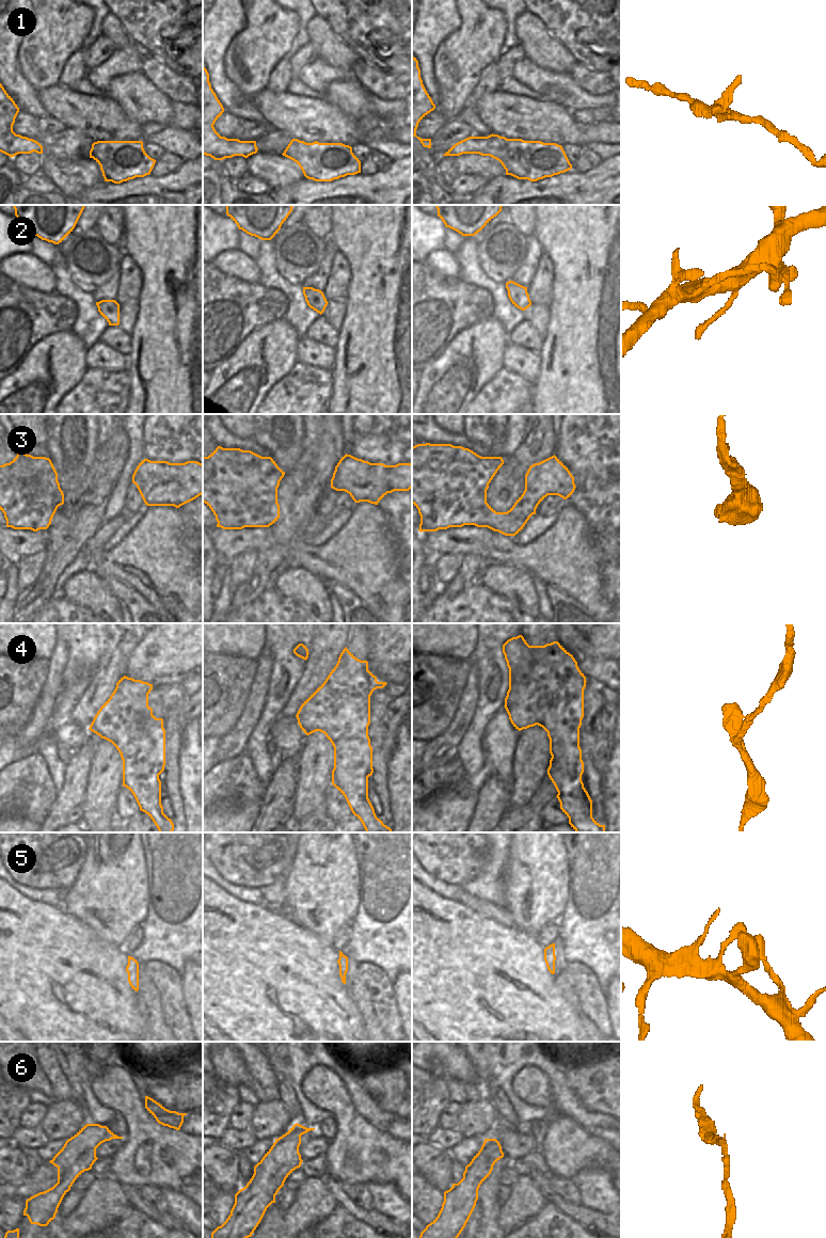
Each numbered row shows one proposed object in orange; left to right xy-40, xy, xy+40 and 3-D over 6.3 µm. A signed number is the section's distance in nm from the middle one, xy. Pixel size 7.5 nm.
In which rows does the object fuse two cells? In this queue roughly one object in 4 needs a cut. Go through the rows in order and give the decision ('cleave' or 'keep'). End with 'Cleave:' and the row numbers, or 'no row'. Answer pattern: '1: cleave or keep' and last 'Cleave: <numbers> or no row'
1: keep
2: keep
3: keep
4: keep
5: keep
6: keep
Cleave: no row

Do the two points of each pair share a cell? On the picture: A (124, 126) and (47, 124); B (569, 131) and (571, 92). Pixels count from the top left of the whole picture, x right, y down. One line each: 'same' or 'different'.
A: different
B: different

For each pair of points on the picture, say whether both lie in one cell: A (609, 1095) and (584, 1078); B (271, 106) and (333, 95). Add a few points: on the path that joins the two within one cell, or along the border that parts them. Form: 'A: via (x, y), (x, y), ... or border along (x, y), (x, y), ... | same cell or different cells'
A: via (603, 1094), (599, 1094), (589, 1084) | same cell
B: border along (323, 98), (345, 113) | different cells

